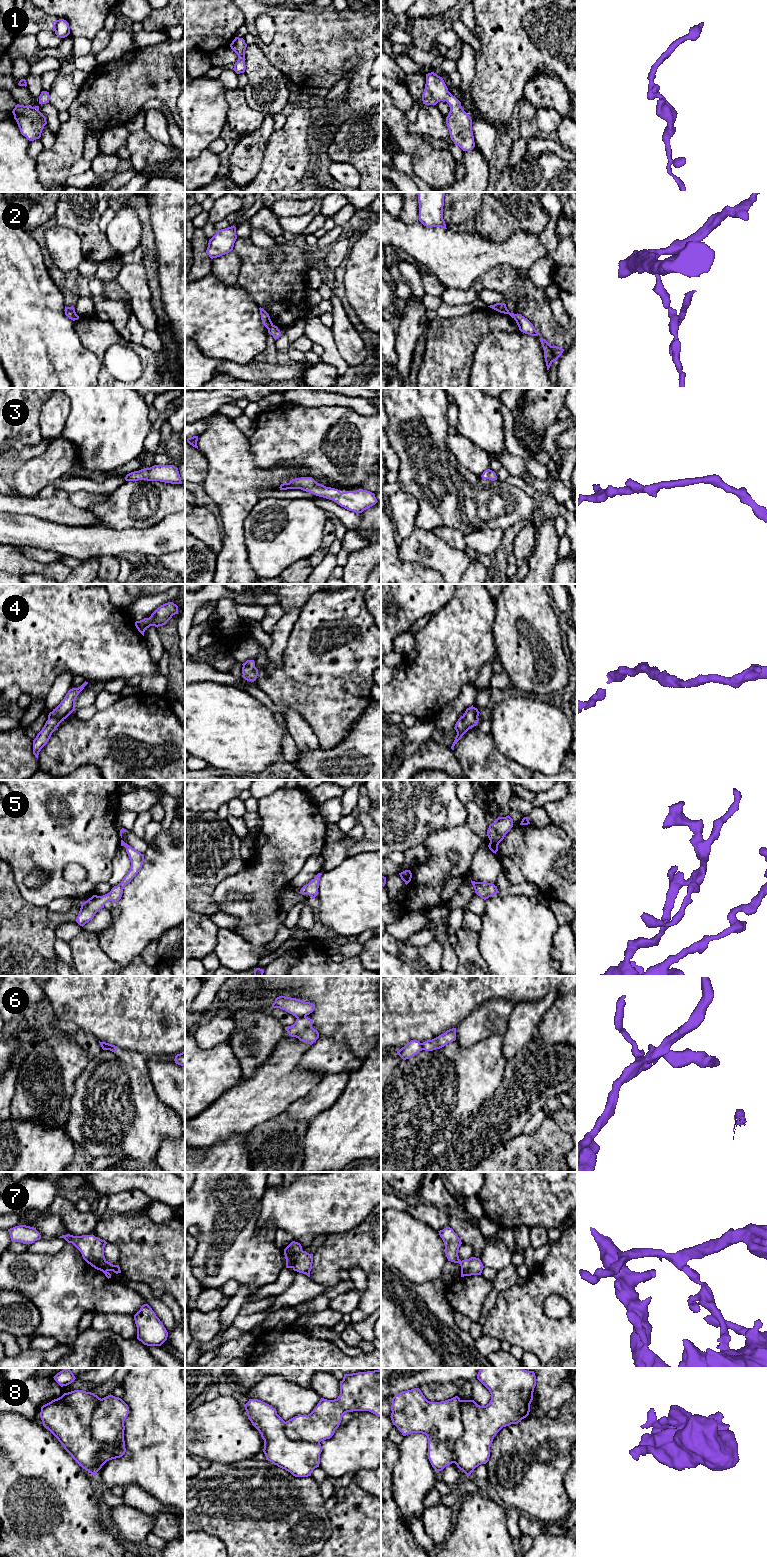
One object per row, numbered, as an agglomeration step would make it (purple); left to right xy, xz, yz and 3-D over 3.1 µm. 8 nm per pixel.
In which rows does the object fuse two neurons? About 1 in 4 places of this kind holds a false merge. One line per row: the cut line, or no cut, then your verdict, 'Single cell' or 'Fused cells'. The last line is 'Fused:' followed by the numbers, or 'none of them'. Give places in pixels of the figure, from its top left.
1: No split. Single cell
2: Split along xz (272, 324), (268, 329). Fused cells
3: No split. Single cell
4: No split. Single cell
5: No split. Single cell
6: Split along xz (305, 1016), (297, 1018). Fused cells
7: Split along xz (302, 1250), (292, 1267). Fused cells
8: Split along xy (101, 1399), (92, 1415), (91, 1435), (110, 1447), (113, 1458). Fused cells
Fused: 2, 6, 7, 8

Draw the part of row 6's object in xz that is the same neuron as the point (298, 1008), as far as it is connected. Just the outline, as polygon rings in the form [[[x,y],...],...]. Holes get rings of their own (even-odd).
[[[279,996],[272,1004],[273,1008],[280,1008],[286,1012],[292,1014],[296,1018],[303,1018],[312,1013],[315,1009],[315,1005],[310,1002],[304,1002],[302,1000]]]

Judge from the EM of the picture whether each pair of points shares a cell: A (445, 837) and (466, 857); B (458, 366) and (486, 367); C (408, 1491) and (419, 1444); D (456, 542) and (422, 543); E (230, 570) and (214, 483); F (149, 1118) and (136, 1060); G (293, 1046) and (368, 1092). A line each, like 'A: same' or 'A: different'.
A: same
B: different
C: same
D: different
E: same
F: different
G: different

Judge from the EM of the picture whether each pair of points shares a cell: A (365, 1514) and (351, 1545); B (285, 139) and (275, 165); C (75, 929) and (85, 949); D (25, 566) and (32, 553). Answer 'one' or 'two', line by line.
A: one
B: one
C: two
D: two

